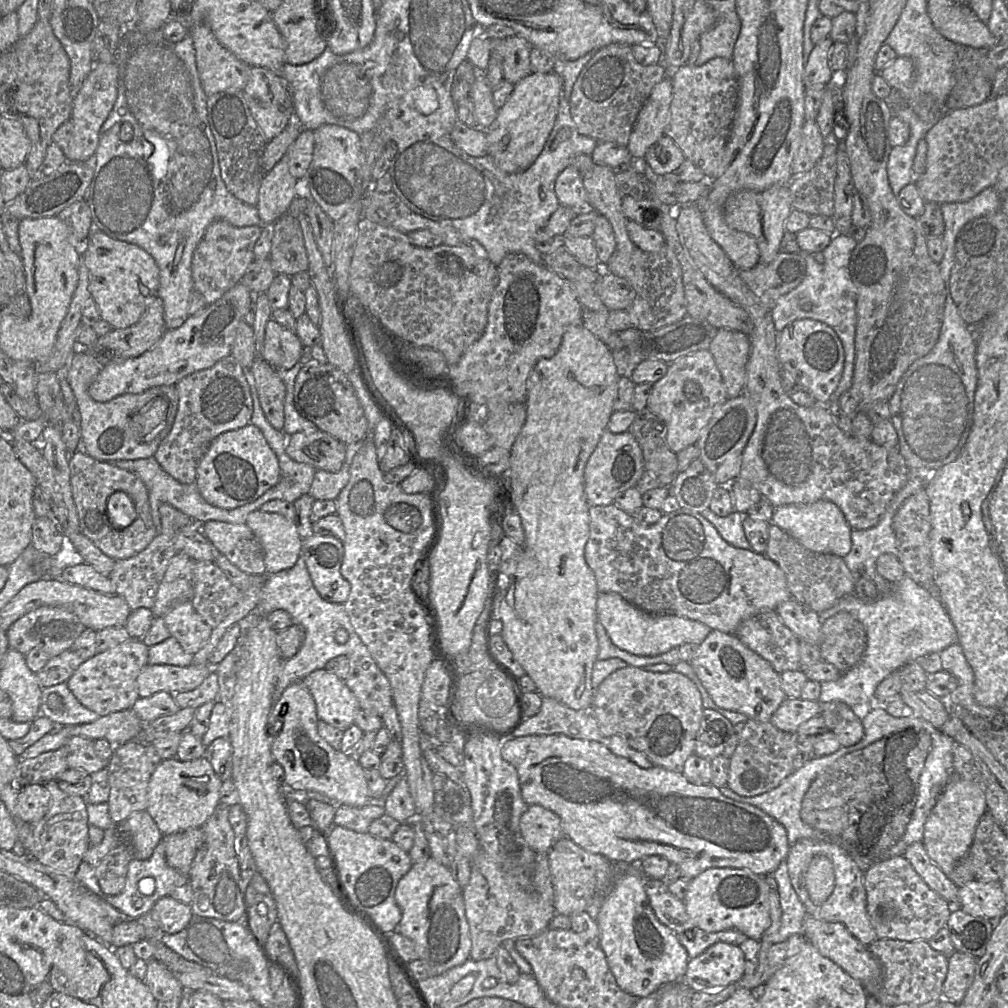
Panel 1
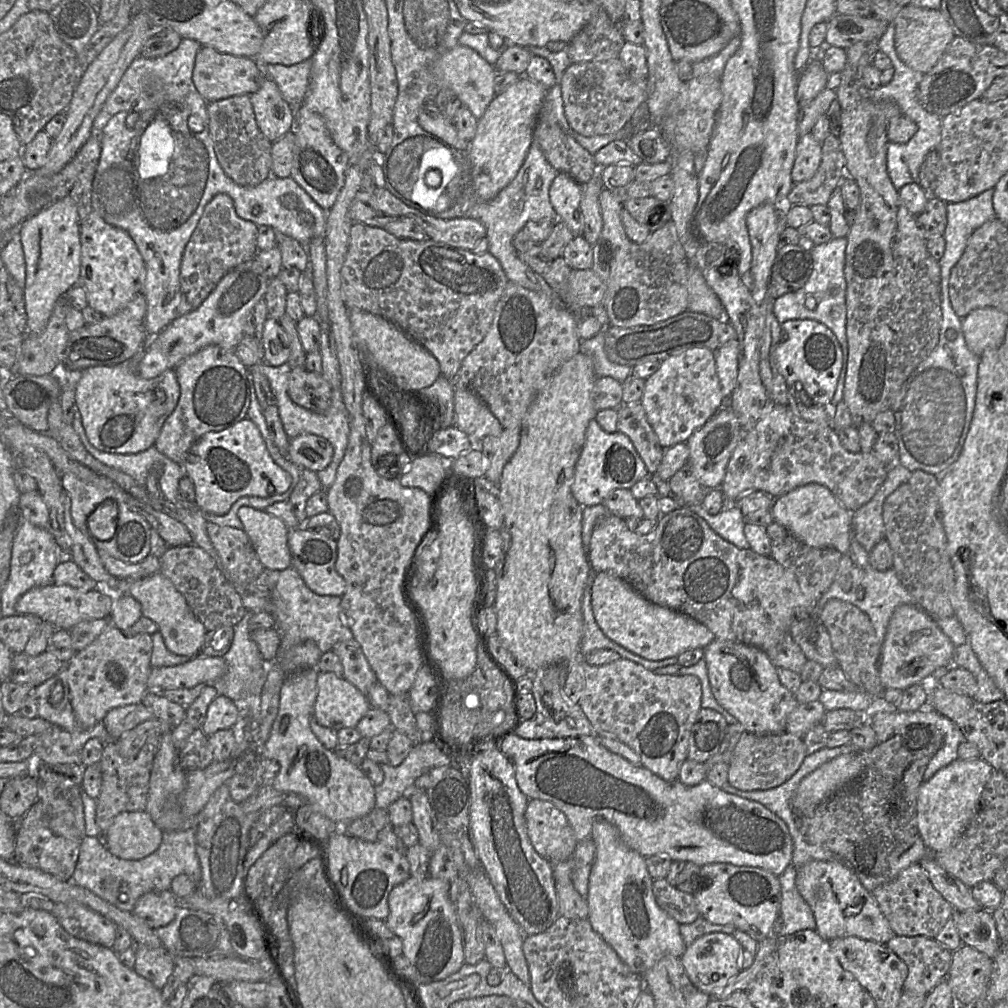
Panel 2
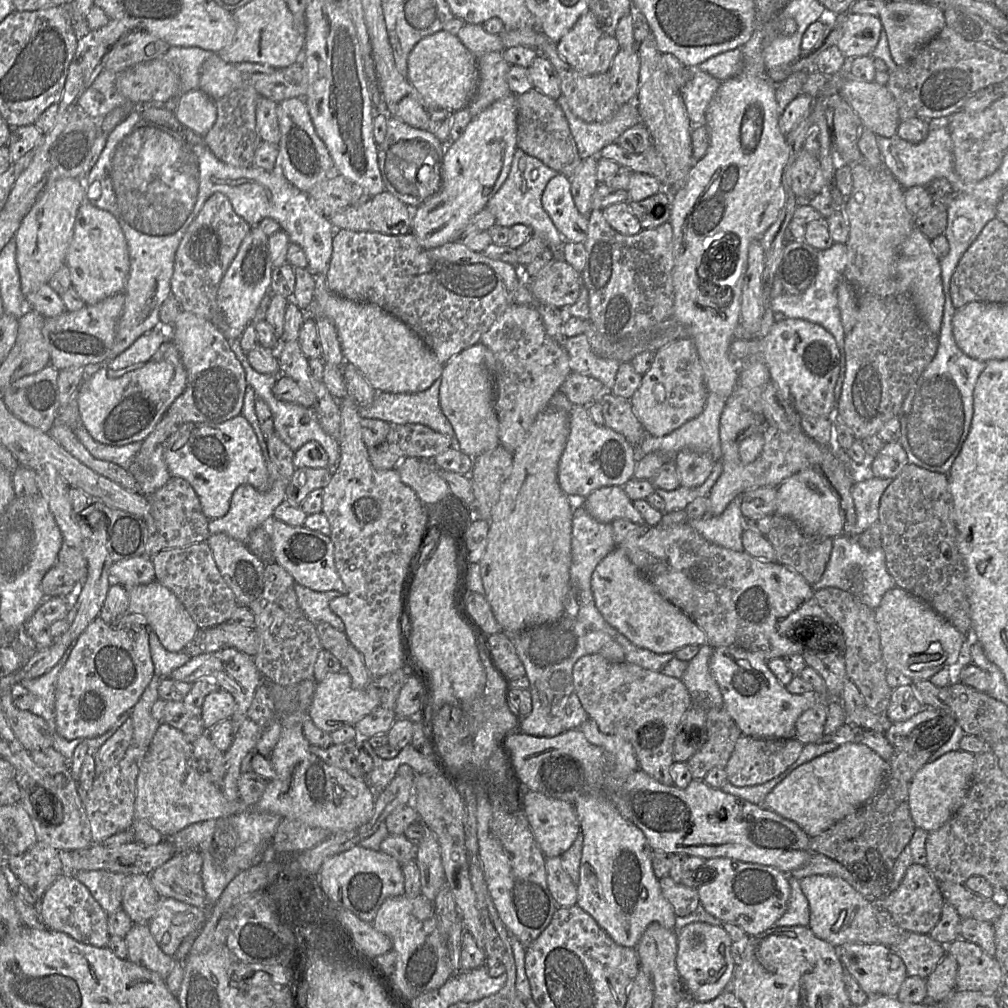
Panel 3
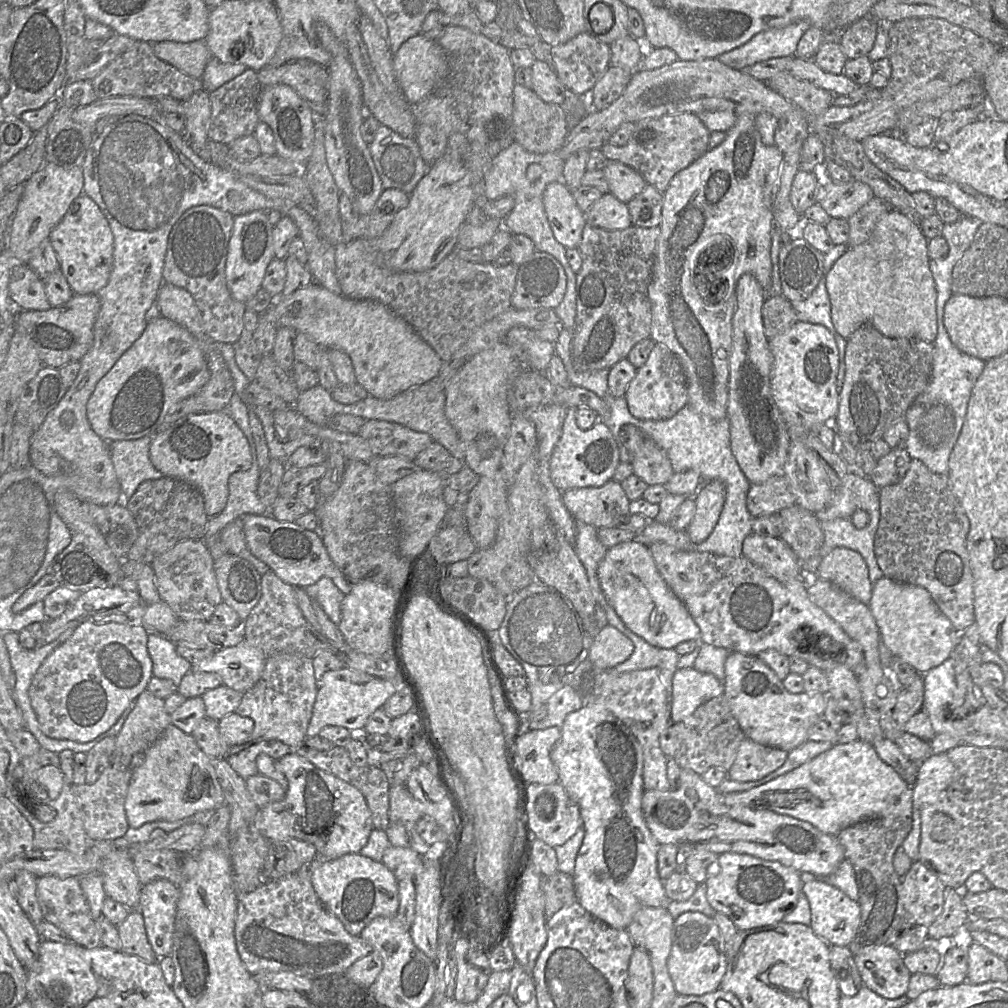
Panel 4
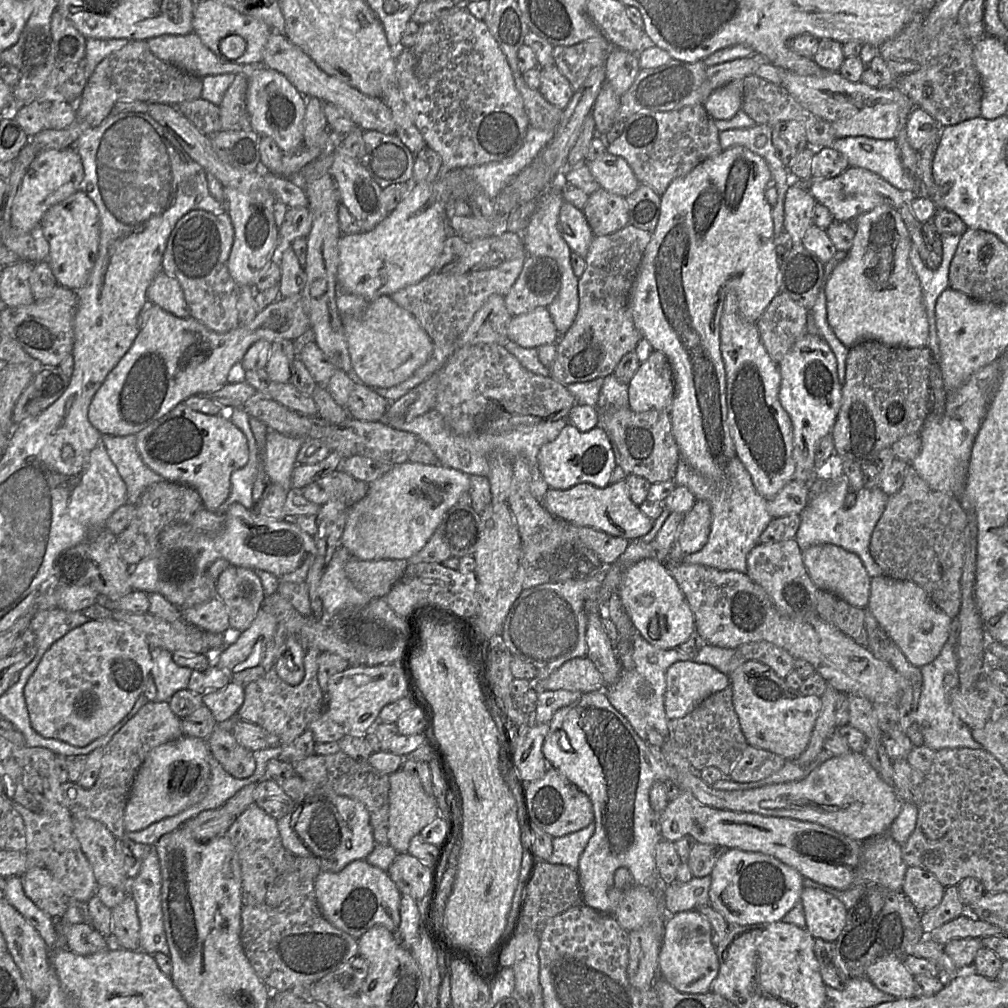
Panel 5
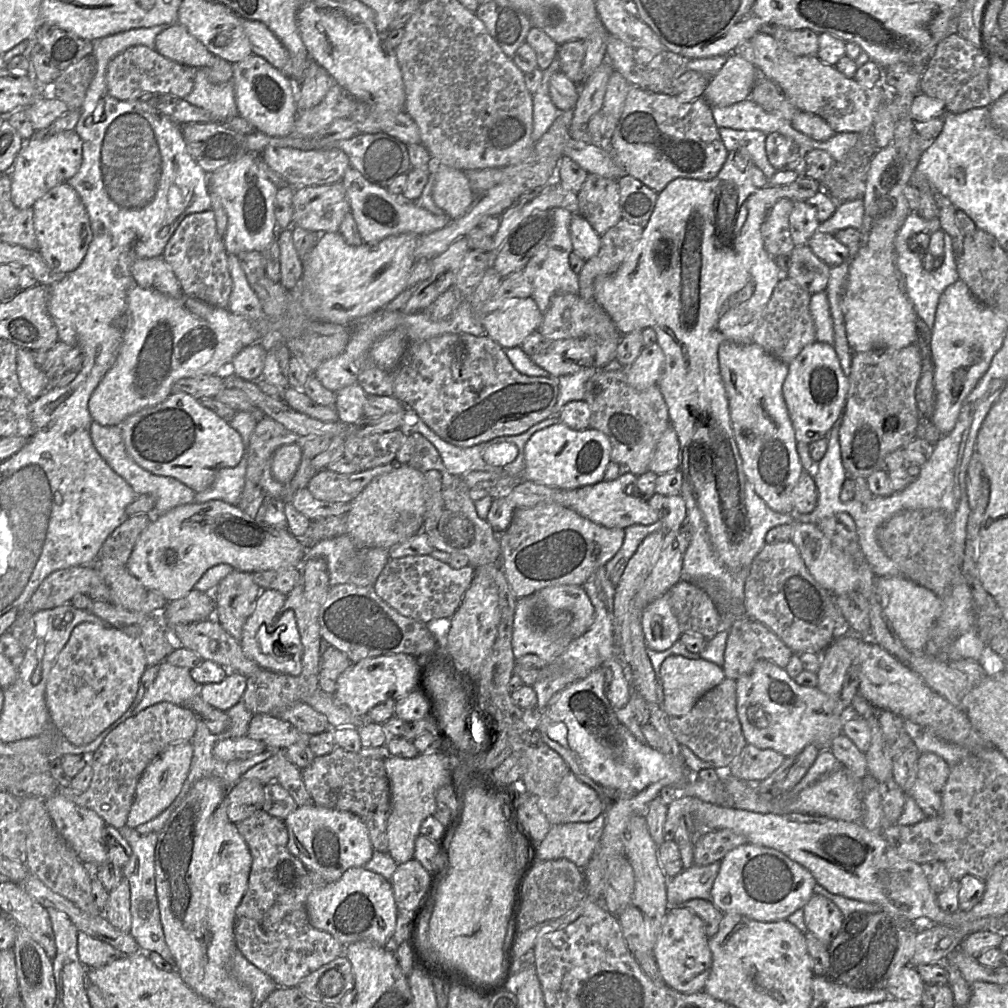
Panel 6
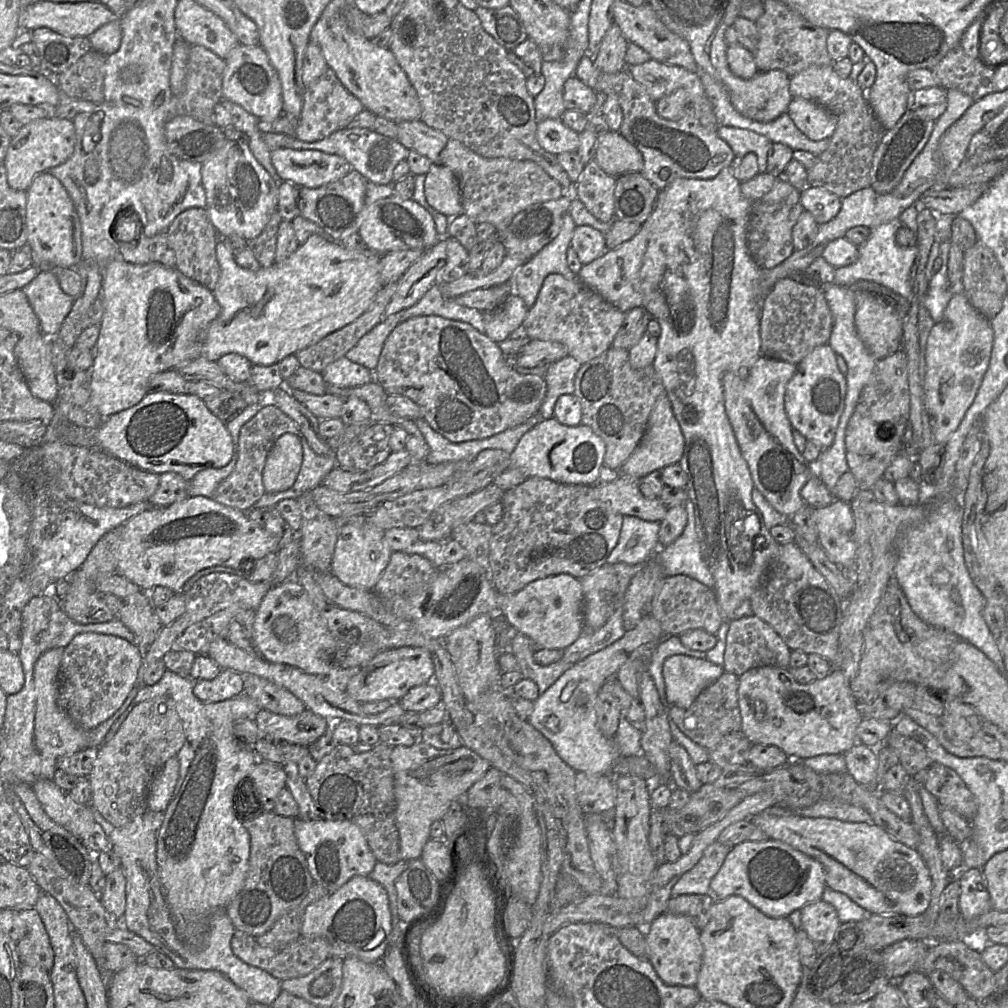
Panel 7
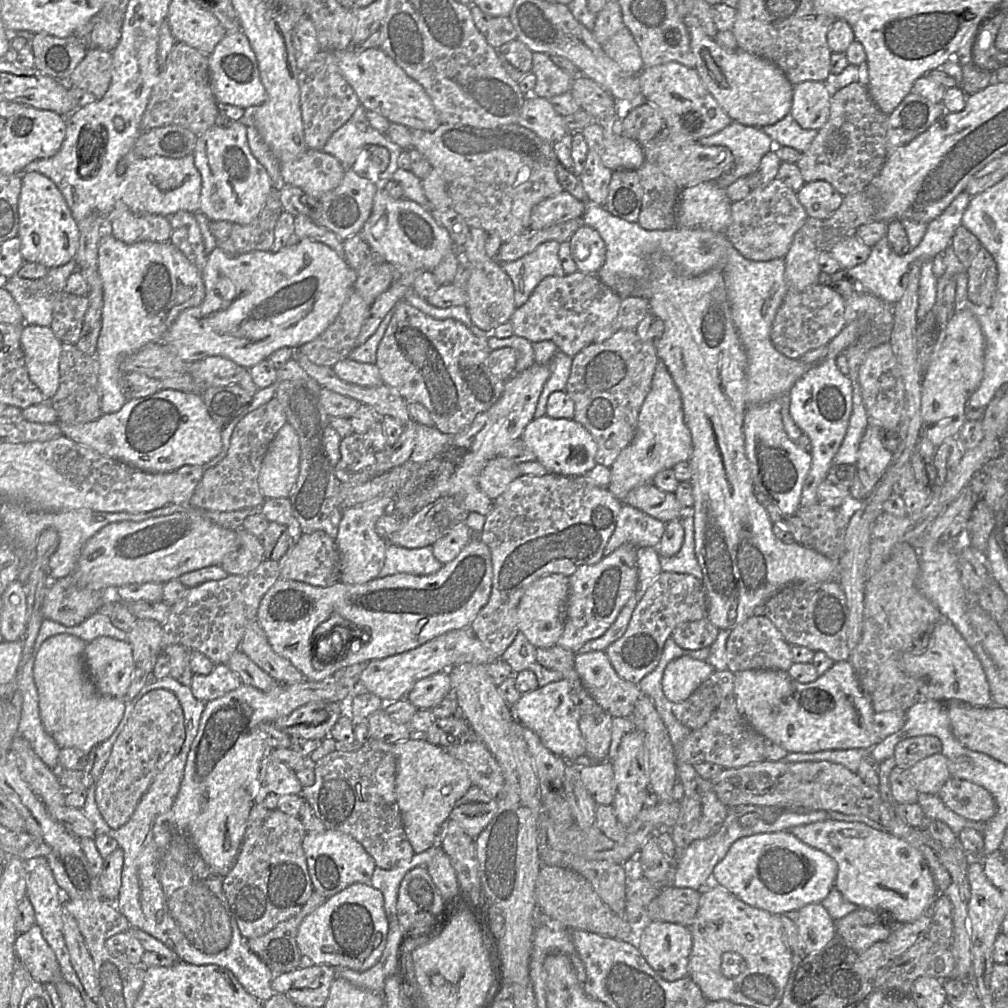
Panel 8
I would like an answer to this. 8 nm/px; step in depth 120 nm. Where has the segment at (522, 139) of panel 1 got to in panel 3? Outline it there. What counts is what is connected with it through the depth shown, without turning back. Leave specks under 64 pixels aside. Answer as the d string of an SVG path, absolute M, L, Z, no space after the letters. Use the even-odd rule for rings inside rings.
M510 93L472 119L465 133L444 149L437 192L411 212L411 232L424 249L460 239L466 226L507 179L517 147L517 95Z

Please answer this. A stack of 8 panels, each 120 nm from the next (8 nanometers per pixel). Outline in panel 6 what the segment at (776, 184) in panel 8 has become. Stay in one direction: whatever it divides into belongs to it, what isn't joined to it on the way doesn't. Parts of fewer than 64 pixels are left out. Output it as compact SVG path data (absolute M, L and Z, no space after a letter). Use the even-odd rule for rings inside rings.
M788 198L779 199L769 210L761 225L764 248L773 258L779 255L789 256L796 247L789 229L793 202Z

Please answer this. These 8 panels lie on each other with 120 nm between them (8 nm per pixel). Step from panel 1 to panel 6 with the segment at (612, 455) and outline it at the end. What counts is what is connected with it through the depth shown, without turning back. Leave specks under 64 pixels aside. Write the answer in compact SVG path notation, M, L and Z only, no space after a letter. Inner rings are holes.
M562 422L553 424L534 433L526 442L524 449L525 467L520 478L501 477L495 488L512 488L519 481L533 481L561 489L575 489L593 485L604 480L607 465L611 462L611 450L610 440L597 429L589 427L584 430L574 430Z

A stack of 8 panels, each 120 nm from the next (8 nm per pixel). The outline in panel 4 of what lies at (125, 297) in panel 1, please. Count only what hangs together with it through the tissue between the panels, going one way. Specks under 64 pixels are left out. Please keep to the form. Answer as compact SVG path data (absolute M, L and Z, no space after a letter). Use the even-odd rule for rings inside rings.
M84 193L78 196L50 232L49 240L74 294L97 294L106 286L113 267L114 238L106 217L91 198Z

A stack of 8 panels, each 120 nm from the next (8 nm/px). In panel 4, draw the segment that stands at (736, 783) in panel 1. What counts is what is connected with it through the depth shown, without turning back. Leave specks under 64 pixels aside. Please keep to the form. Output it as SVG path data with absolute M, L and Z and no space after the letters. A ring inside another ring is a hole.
M746 737L727 771L727 778L738 782L760 780L781 767L788 754L786 750L765 746Z

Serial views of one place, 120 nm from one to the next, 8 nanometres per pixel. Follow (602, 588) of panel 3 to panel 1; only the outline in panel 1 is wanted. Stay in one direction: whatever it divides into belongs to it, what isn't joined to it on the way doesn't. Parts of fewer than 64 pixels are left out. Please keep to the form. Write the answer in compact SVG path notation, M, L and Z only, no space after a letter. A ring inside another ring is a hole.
M599 592L596 603L598 621L613 644L637 656L656 656L683 644L701 644L712 631L707 625L670 614L650 614L627 602L619 594Z

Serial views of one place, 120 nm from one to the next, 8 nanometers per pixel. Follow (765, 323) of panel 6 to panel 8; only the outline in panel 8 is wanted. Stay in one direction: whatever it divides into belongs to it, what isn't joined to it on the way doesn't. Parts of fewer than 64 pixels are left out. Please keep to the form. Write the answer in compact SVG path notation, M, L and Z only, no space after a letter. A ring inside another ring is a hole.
M818 283L804 290L788 289L772 323L770 337L781 354L798 359L805 352L816 349L834 338L846 324L845 300L827 285Z

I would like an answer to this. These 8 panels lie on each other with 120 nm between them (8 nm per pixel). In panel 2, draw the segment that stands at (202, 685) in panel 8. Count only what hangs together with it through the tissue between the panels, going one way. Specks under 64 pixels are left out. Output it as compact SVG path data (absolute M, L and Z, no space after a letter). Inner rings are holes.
M217 695L208 706L201 728L209 737L218 730L233 728L238 718L238 705L224 695Z

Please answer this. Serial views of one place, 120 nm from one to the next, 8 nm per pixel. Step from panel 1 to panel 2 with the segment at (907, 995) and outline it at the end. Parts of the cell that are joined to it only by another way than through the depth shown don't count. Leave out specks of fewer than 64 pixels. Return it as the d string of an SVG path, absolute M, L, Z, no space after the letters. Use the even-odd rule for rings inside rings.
M895 935L885 945L907 967L904 992L927 995L939 982L946 979L952 952L934 938Z

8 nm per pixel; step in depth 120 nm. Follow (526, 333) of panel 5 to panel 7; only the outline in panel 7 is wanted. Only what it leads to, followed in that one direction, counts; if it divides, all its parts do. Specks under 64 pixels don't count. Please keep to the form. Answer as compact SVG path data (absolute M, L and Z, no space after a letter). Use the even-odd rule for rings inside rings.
M512 293L495 309L484 312L485 333L494 342L499 343L522 326L529 308L524 300Z

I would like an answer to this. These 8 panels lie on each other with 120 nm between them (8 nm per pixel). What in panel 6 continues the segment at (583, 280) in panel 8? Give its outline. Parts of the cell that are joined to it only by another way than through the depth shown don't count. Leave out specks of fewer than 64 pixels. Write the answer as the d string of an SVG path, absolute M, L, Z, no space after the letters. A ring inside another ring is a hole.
M558 292L550 300L548 309L543 313L542 323L538 328L545 340L562 340L595 336L600 339L594 367L602 369L615 359L616 349L622 334L618 331L607 312L595 300L584 300L580 295Z

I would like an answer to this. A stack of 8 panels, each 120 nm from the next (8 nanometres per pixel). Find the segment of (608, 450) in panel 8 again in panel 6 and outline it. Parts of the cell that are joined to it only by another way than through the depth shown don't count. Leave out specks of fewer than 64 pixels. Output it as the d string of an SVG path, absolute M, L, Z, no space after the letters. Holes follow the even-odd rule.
M626 369L604 372L598 370L585 383L584 401L590 408L590 427L603 432L611 443L611 461L625 465L640 476L648 471L656 446L670 425L668 408L657 385L644 391L630 386Z

